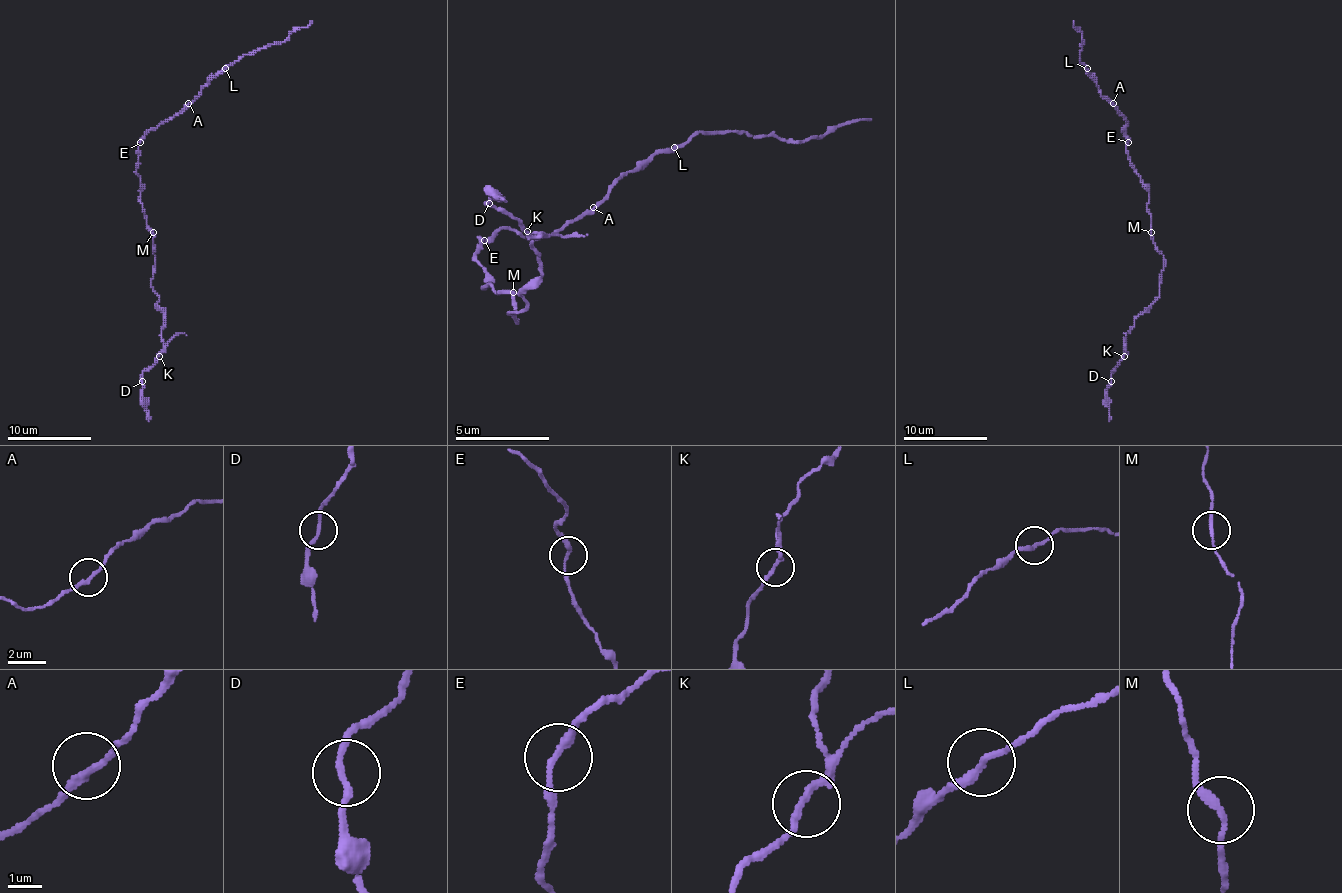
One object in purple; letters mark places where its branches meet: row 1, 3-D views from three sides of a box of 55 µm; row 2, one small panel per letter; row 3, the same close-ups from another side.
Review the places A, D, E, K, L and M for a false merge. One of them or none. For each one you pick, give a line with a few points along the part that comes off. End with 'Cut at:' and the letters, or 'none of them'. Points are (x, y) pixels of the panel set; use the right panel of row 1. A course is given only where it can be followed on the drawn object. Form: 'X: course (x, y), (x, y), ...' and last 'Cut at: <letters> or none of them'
Cut at: none of them

